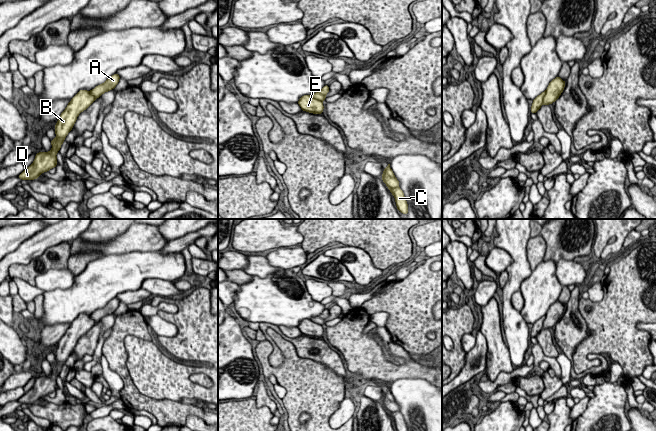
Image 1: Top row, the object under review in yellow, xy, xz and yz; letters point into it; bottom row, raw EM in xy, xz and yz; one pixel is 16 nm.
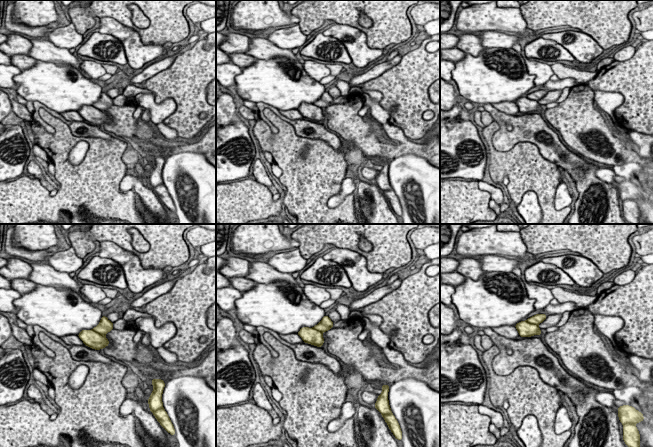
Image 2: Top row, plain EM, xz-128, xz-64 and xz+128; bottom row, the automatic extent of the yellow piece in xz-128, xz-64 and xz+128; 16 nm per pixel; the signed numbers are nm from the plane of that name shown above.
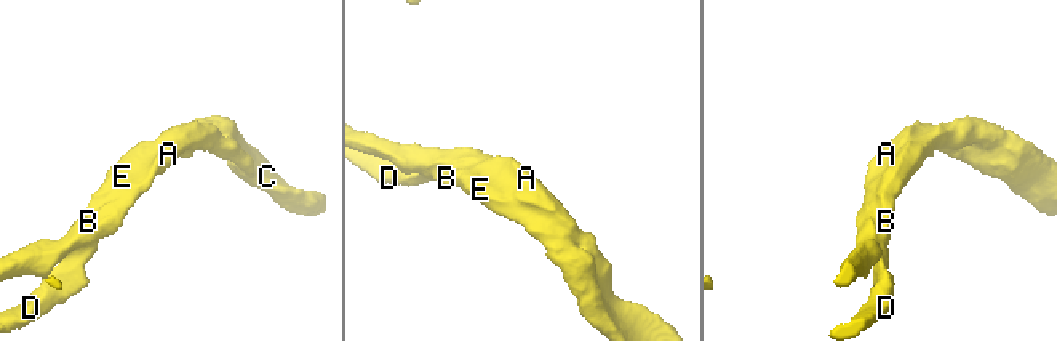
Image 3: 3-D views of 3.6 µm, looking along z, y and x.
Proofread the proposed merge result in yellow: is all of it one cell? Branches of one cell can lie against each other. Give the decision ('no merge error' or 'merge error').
no merge error

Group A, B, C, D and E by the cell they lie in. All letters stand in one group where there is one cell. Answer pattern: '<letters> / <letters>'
A B C D E

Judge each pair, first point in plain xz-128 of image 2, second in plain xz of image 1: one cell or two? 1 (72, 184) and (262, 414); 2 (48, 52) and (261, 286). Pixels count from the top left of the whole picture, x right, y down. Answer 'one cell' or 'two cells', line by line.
1: one cell
2: two cells

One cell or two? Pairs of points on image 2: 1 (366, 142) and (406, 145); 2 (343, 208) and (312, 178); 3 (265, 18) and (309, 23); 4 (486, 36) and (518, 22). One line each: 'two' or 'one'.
1: one
2: one
3: two
4: two

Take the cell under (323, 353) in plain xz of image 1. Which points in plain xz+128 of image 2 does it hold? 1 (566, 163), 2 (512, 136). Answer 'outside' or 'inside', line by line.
1: inside
2: inside

